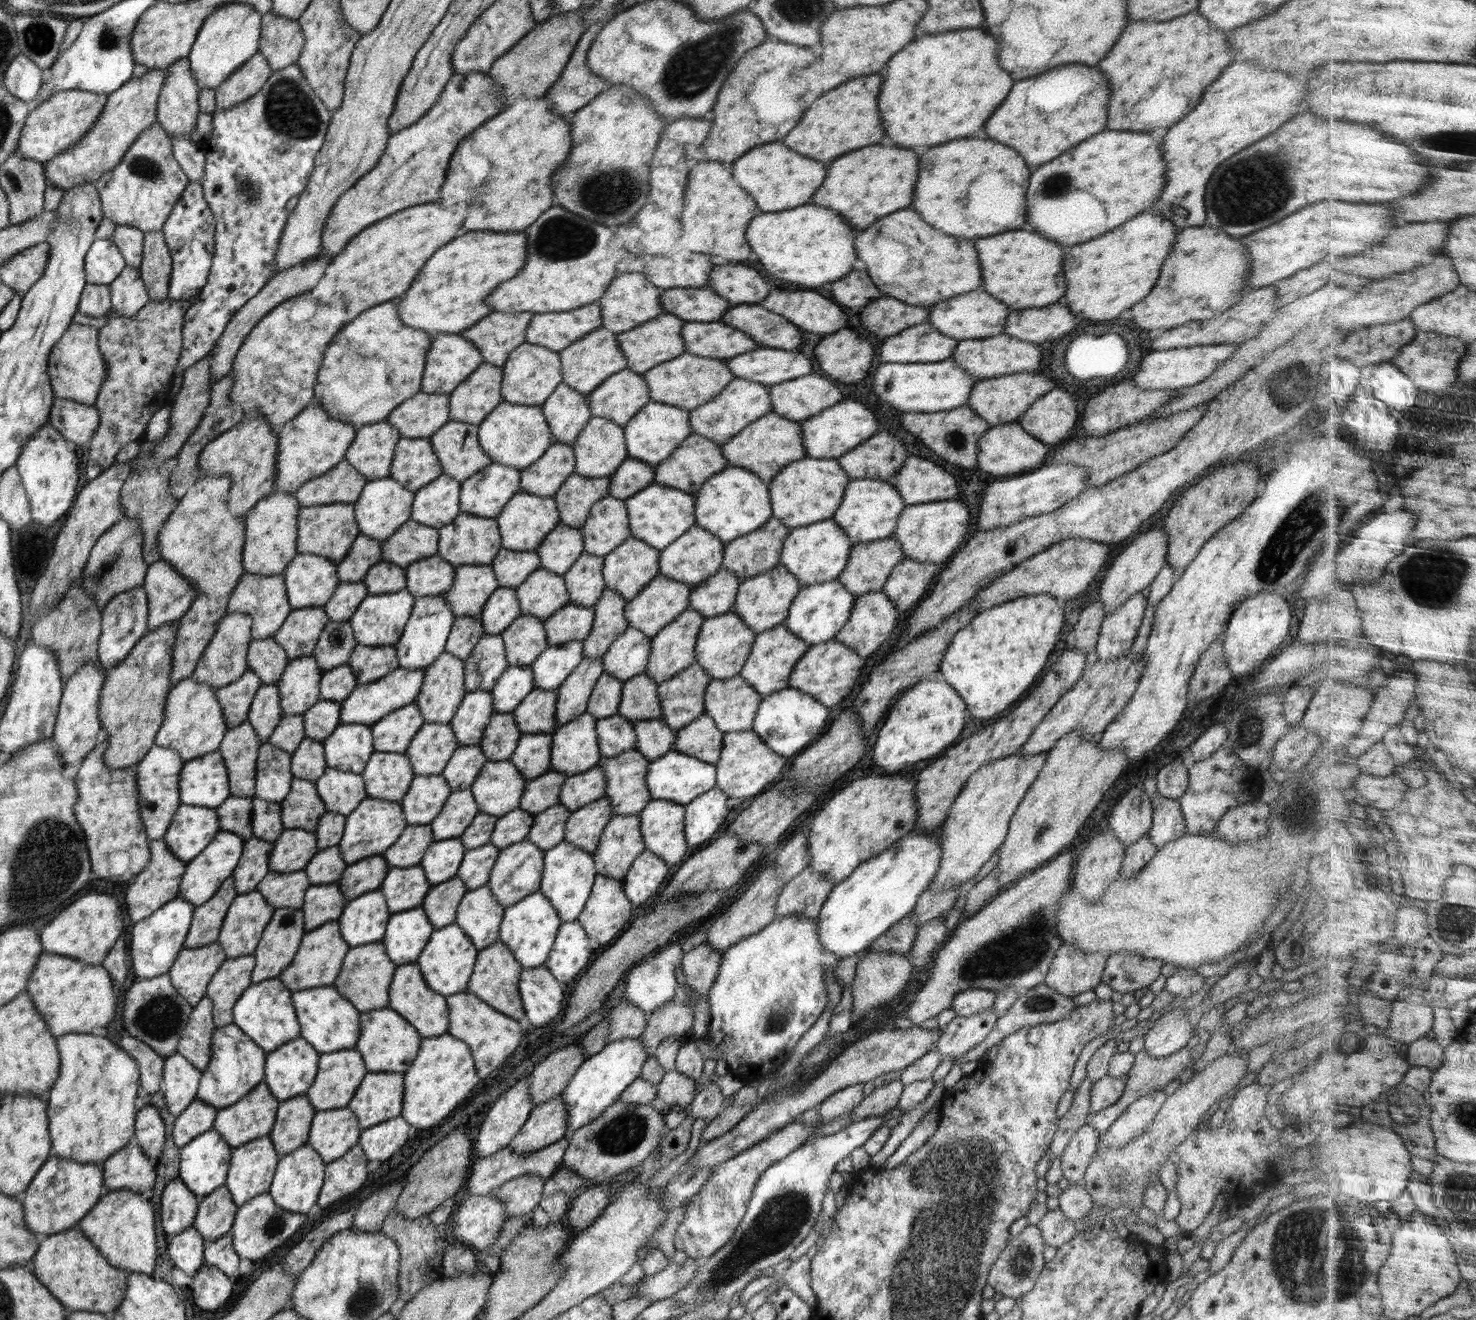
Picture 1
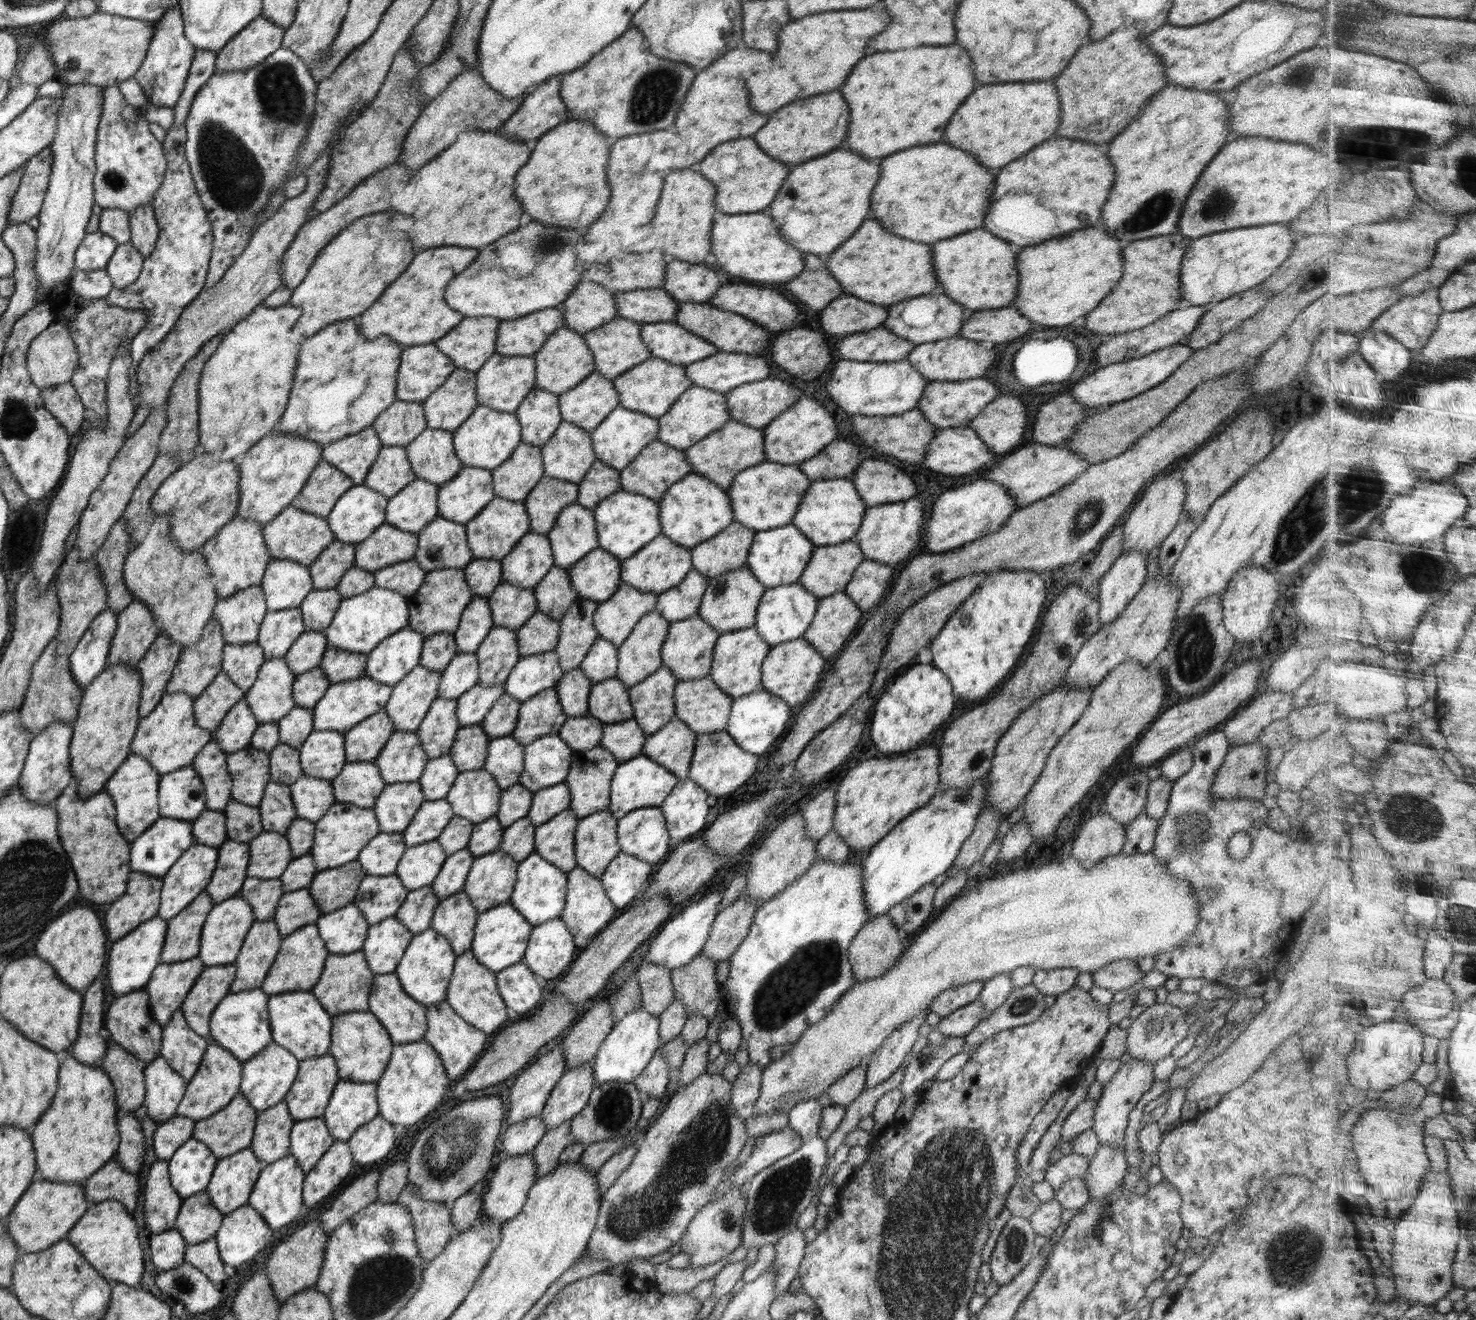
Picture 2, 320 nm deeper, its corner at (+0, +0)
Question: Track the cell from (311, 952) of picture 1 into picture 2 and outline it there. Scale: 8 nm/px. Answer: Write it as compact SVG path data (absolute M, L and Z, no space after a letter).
M317 923L297 928L290 935L282 938L278 956L270 966L261 990L268 996L291 991L311 991L321 978L328 956L330 952L320 938Z

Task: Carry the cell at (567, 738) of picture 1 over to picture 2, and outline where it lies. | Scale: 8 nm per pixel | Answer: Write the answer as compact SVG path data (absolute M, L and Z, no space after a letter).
M558 734L541 736L523 747L524 768L519 784L535 793L564 782L575 751Z

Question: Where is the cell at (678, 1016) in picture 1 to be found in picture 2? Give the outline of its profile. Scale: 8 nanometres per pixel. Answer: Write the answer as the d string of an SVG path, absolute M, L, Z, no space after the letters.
M697 955L695 959L671 972L674 1000L682 1002L688 1016L702 1015L708 1024L716 1018L720 999L720 984L716 981L716 961Z

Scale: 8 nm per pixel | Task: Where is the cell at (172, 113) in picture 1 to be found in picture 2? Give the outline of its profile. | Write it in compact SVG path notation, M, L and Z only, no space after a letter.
M172 8L170 12L164 12L164 16L154 22L156 22L156 28L154 28L152 42L150 42L146 58L134 78L142 87L150 103L173 108L188 80L190 66L192 66L197 49L185 36L184 20L179 8Z

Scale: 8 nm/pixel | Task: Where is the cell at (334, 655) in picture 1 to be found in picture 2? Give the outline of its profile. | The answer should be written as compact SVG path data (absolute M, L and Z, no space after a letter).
M304 631L294 641L283 659L288 663L288 668L299 675L319 666L328 644L324 632Z

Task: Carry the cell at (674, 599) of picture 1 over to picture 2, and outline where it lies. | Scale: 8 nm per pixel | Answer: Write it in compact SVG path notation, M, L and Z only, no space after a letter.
M620 583L617 591L596 608L594 626L599 637L619 647L640 618L655 610L656 603L656 594L640 592L629 584Z

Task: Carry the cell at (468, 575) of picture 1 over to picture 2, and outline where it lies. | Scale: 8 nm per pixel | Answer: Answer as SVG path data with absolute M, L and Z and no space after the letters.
M446 568L427 571L423 585L408 599L408 627L426 636L434 633L453 634L460 626L462 612L473 599L473 594L465 581L464 571L460 568Z

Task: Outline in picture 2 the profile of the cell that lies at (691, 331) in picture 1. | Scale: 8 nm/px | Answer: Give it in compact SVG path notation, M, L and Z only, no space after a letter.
M675 321L643 323L641 339L652 357L684 366L720 351L715 344L688 332Z

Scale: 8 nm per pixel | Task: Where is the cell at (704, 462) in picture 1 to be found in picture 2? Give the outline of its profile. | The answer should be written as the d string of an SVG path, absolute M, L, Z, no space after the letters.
M656 440L646 444L639 455L619 471L620 487L625 492L659 501L668 492L668 488L672 487L672 484L682 480L684 476L688 476L692 472L691 464L687 461L683 450Z

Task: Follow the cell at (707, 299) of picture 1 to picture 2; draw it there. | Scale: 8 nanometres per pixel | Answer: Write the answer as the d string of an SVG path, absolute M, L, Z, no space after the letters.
M664 289L616 291L617 316L636 323L658 323L675 320L679 304Z

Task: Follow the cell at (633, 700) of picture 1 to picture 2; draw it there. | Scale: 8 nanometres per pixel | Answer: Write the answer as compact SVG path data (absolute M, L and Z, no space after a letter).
M612 677L592 685L588 695L589 715L603 723L617 723L633 718L628 686Z

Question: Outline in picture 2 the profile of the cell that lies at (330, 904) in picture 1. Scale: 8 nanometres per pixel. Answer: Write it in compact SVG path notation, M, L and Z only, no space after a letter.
M308 887L300 890L285 892L278 901L273 919L276 921L278 932L287 937L297 928L310 923L316 923L322 915L312 898Z

